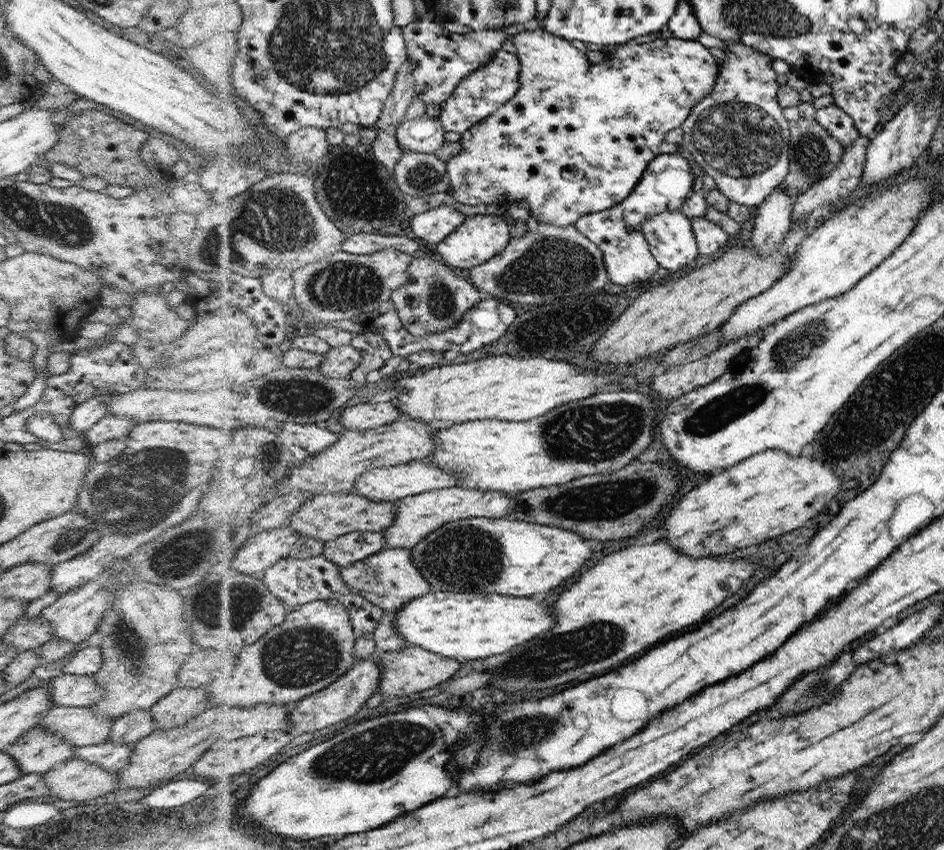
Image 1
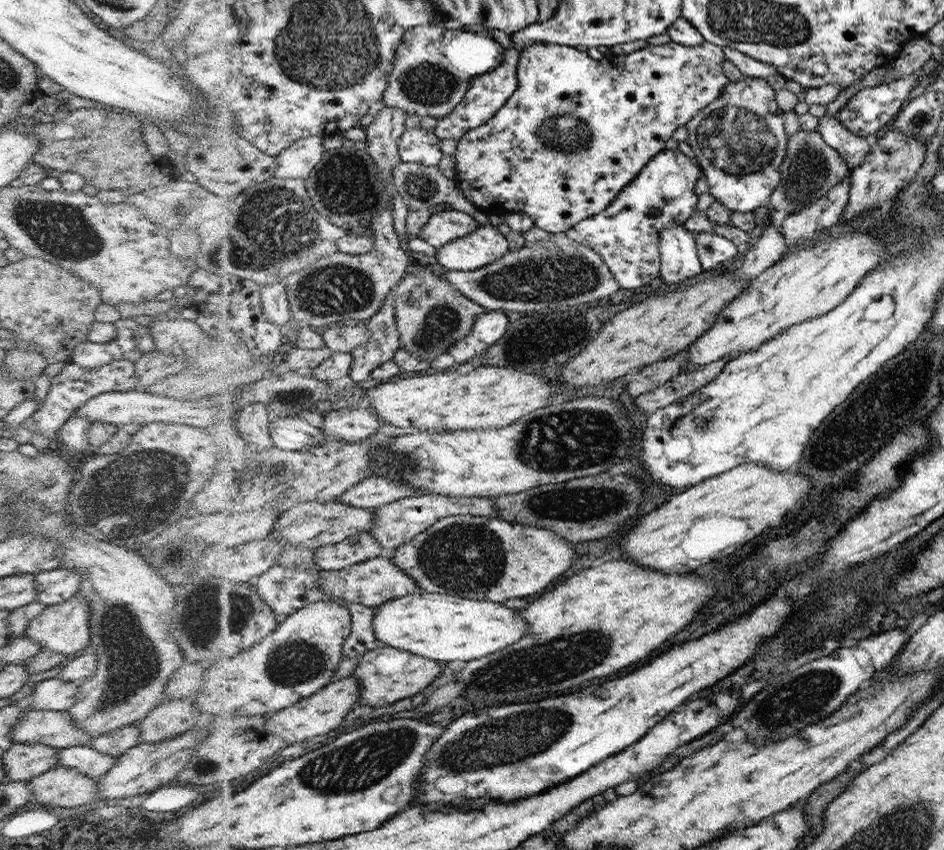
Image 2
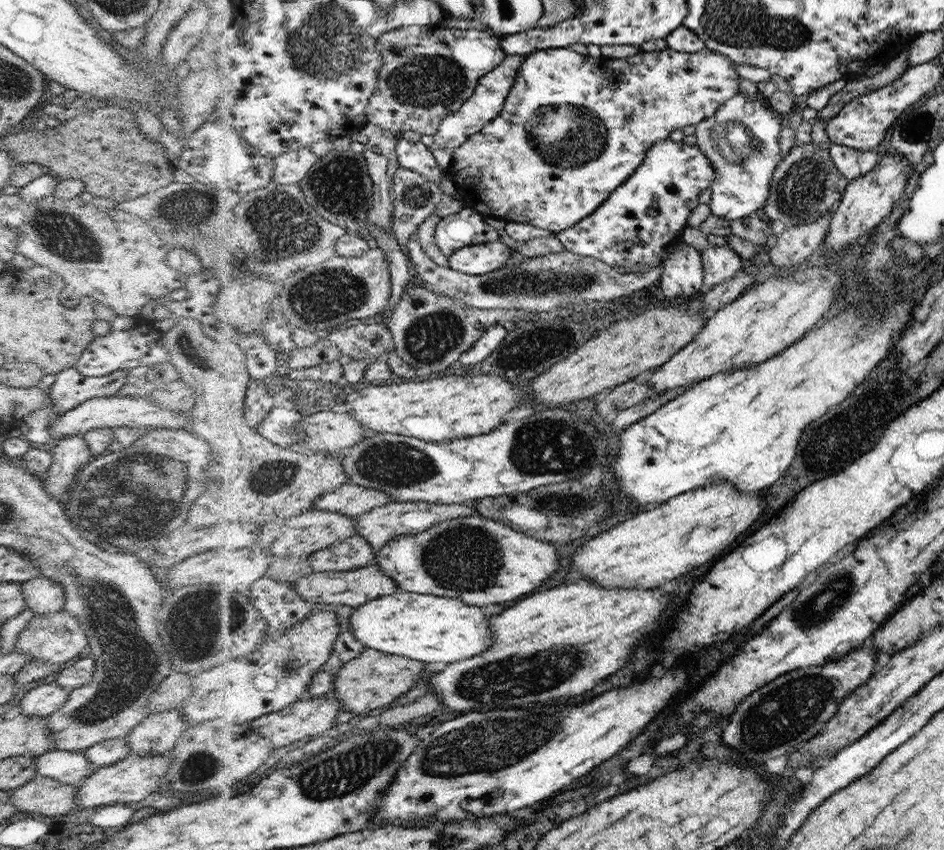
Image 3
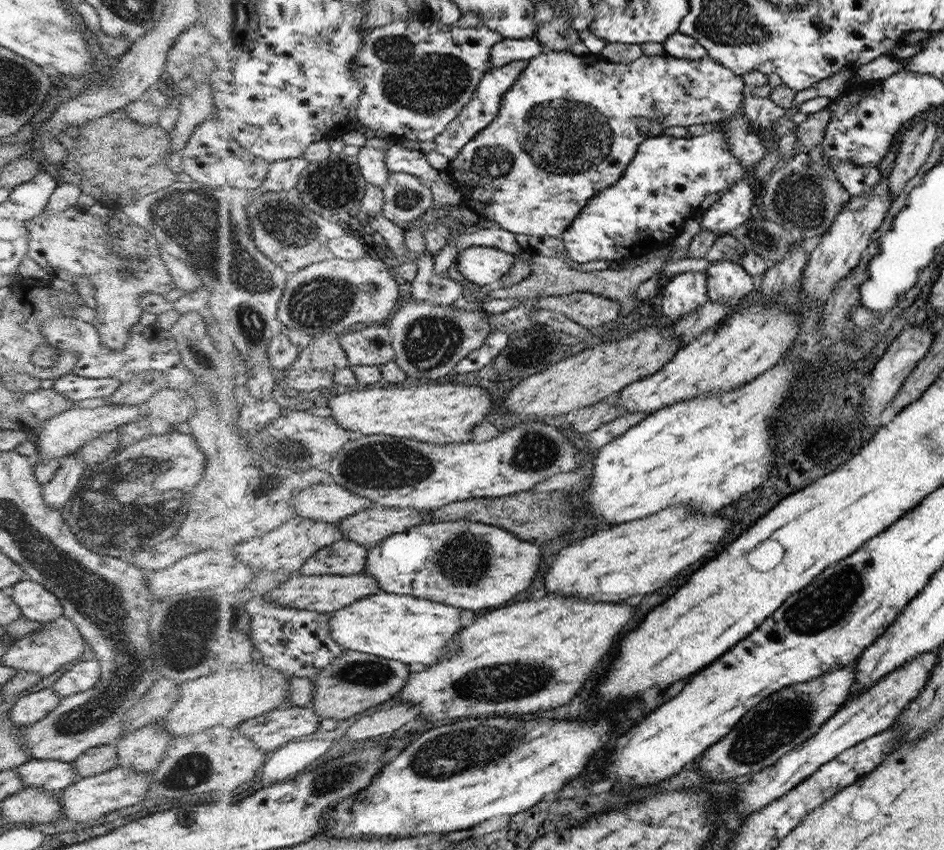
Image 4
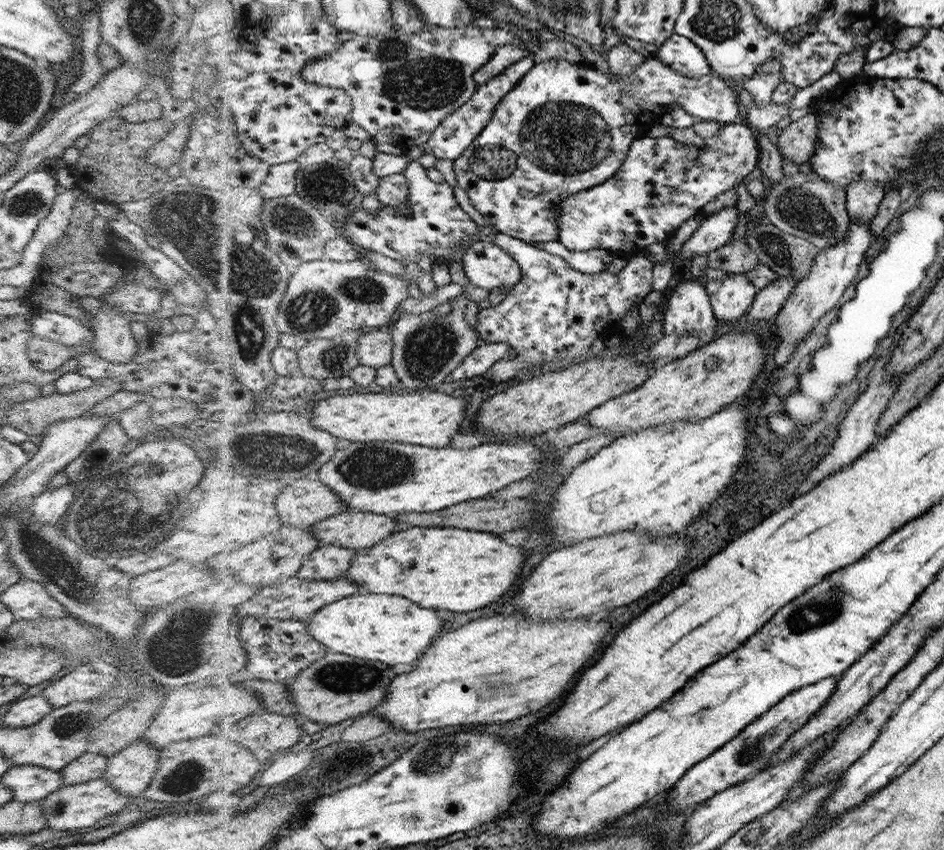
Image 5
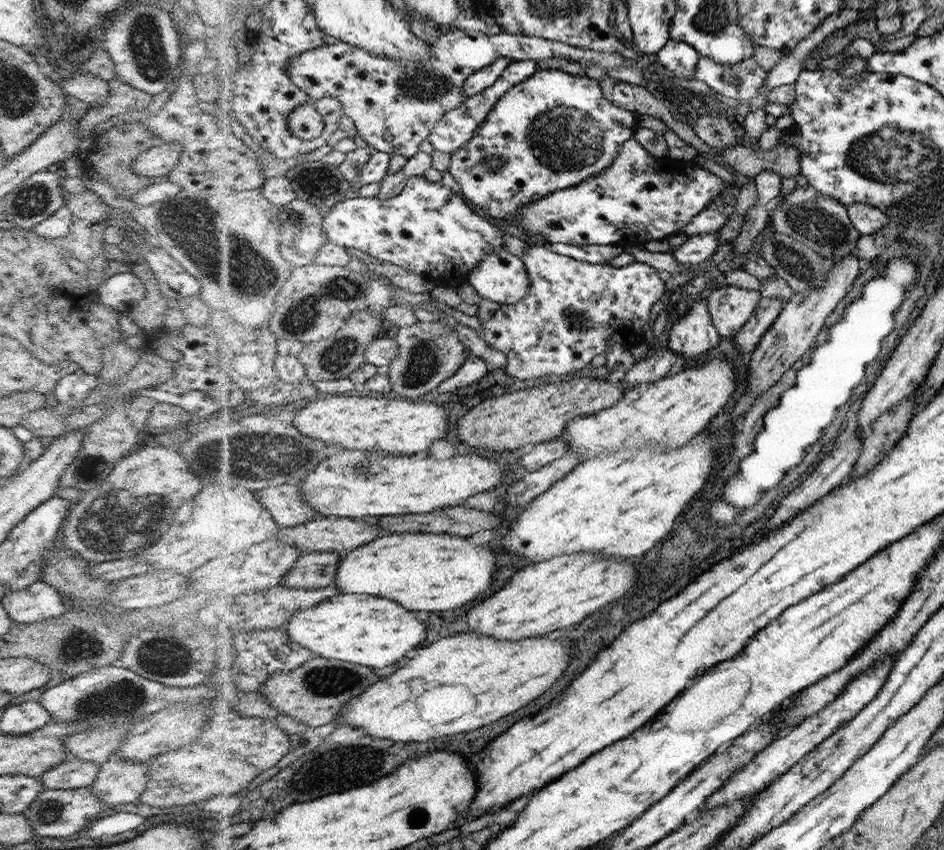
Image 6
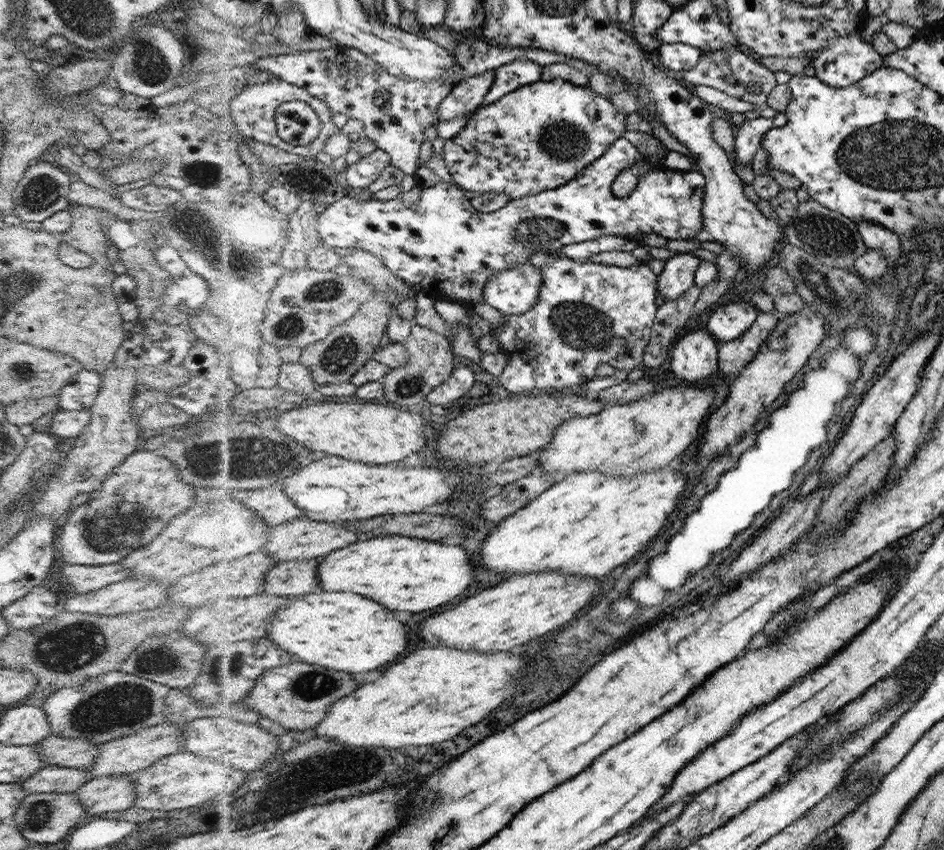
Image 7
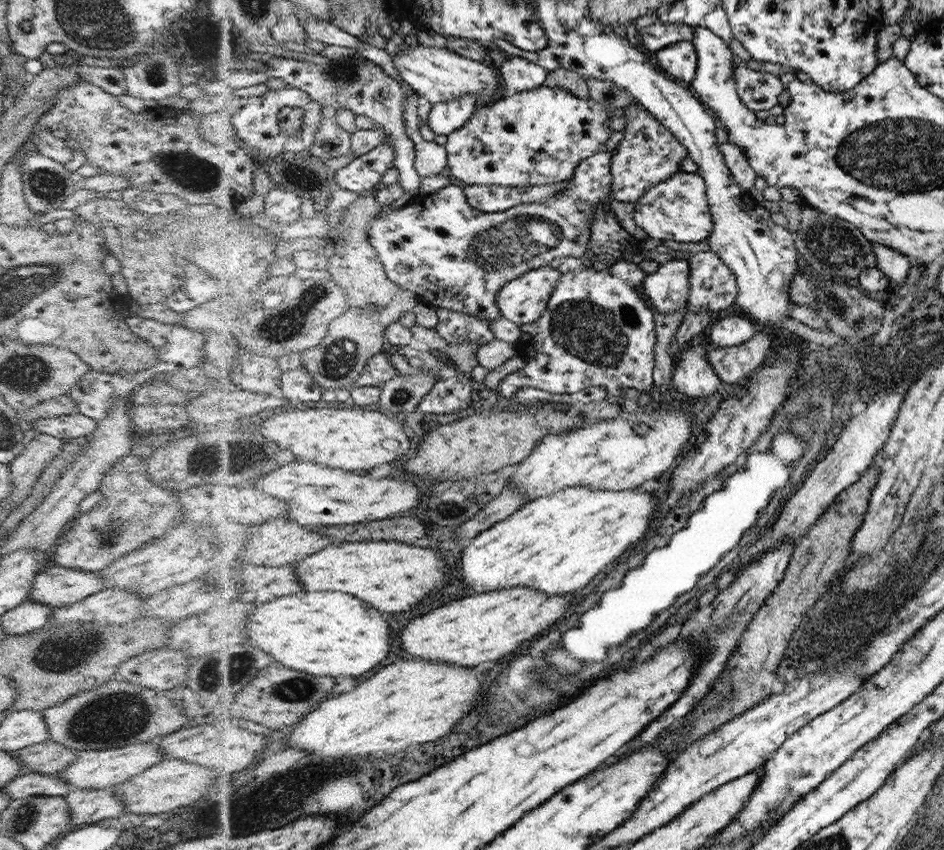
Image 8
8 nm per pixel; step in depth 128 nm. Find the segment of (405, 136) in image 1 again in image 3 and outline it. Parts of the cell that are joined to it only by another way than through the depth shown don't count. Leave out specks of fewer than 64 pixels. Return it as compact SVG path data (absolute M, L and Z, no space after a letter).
M401 137L397 146L398 160L402 167L414 169L438 184L446 170L440 168L433 149L434 146L430 147L422 141L412 142Z

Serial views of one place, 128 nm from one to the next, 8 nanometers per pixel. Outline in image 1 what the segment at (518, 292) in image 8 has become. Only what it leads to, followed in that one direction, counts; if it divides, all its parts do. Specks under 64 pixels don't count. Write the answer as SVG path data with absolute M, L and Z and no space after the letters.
M486 214L468 216L464 224L439 245L438 252L444 262L463 272L487 263L497 255L501 255L511 241L508 229L509 225L505 216L487 216Z

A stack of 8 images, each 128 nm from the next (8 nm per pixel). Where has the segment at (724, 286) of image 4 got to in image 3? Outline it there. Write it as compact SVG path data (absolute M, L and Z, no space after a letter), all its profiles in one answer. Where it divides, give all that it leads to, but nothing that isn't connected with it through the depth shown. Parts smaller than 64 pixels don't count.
M716 246L703 250L702 262L703 271L706 273L703 279L703 293L719 286L722 282L727 282L730 278L735 278L736 272L742 270L742 260L728 246Z

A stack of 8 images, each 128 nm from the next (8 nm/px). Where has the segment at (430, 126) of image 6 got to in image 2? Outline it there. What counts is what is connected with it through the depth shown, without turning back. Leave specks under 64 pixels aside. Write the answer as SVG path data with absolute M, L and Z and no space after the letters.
M426 23L407 32L398 48L398 62L392 70L386 107L406 109L410 115L433 116L442 120L467 98L472 79L495 70L506 49L488 32L448 30L442 24Z

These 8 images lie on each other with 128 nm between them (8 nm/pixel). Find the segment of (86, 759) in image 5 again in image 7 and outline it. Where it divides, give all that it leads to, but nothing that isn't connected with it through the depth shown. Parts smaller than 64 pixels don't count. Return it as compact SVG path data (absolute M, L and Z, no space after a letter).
M46 764L22 783L29 794L66 793L77 792L78 788L90 779L88 769Z

